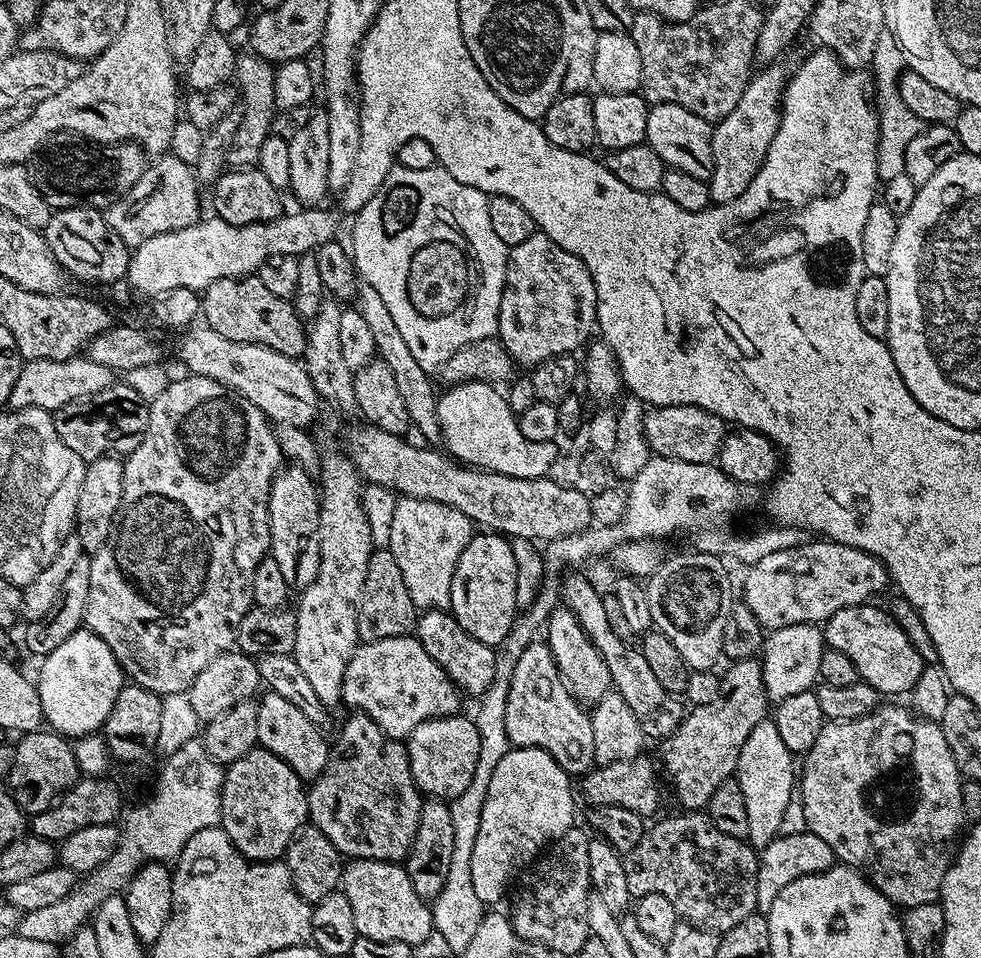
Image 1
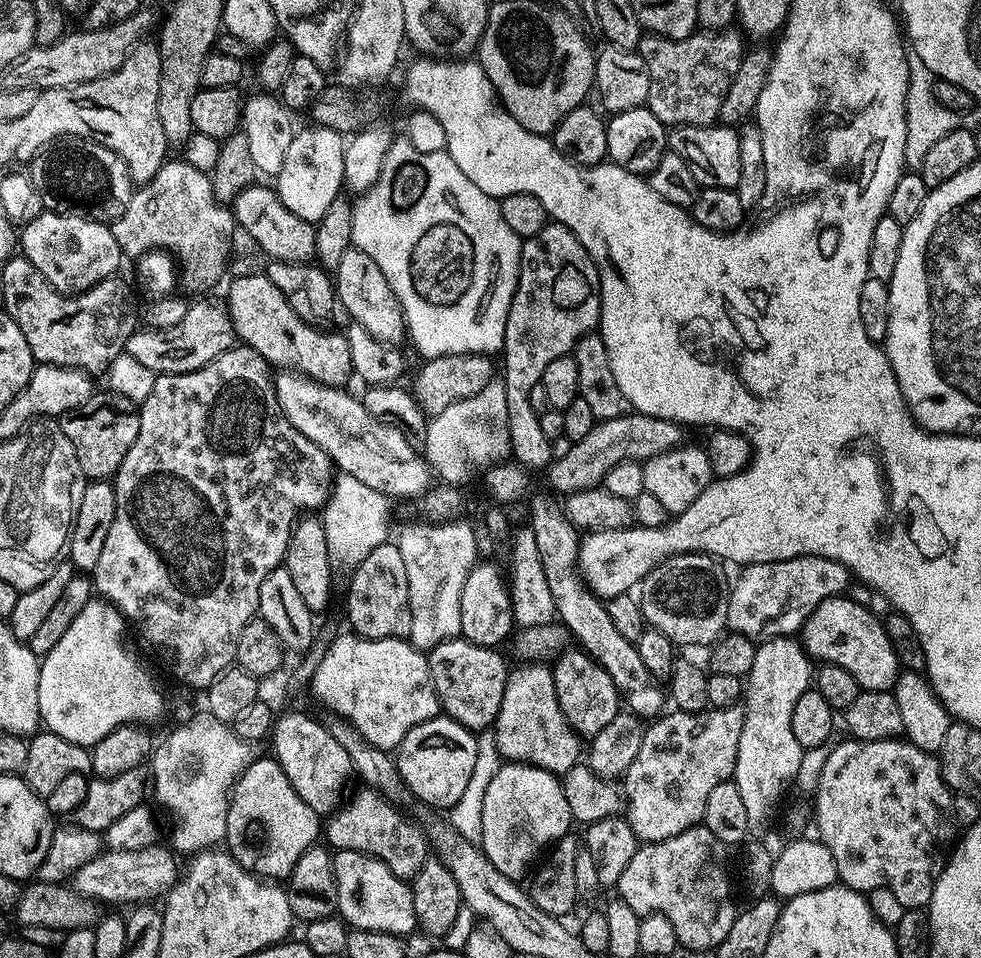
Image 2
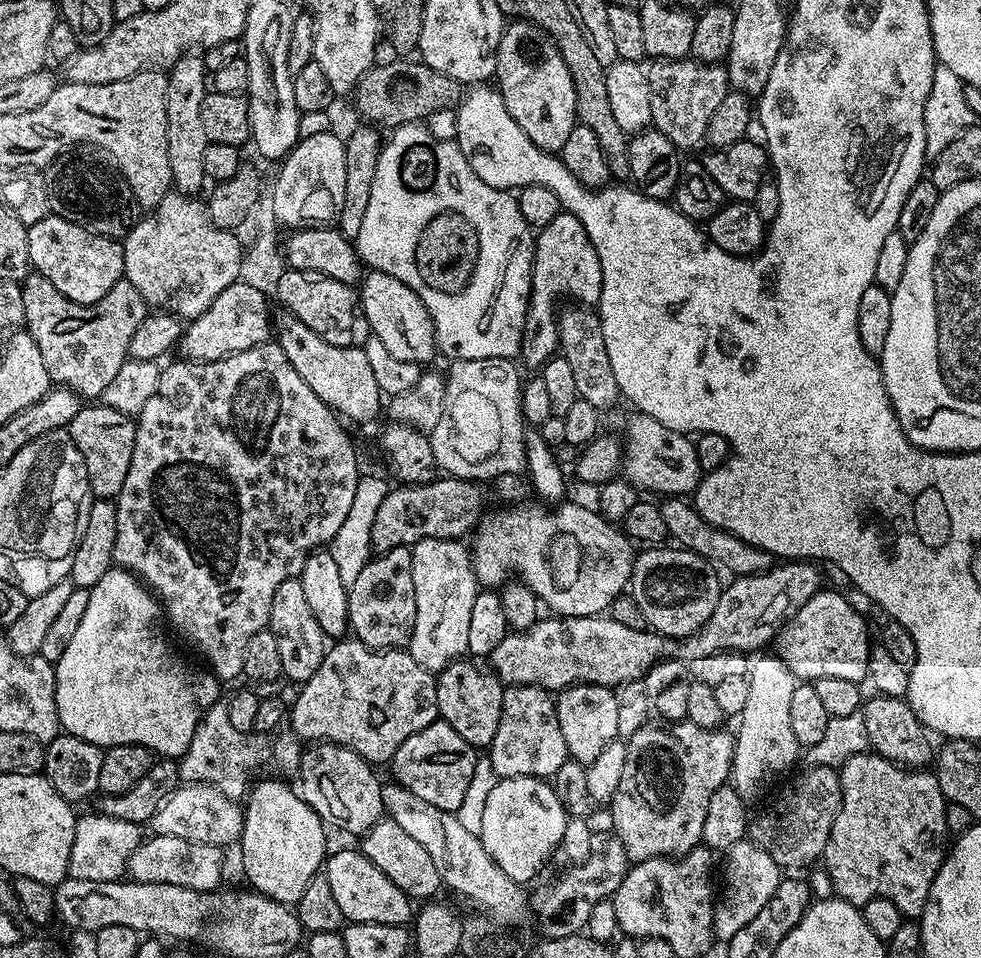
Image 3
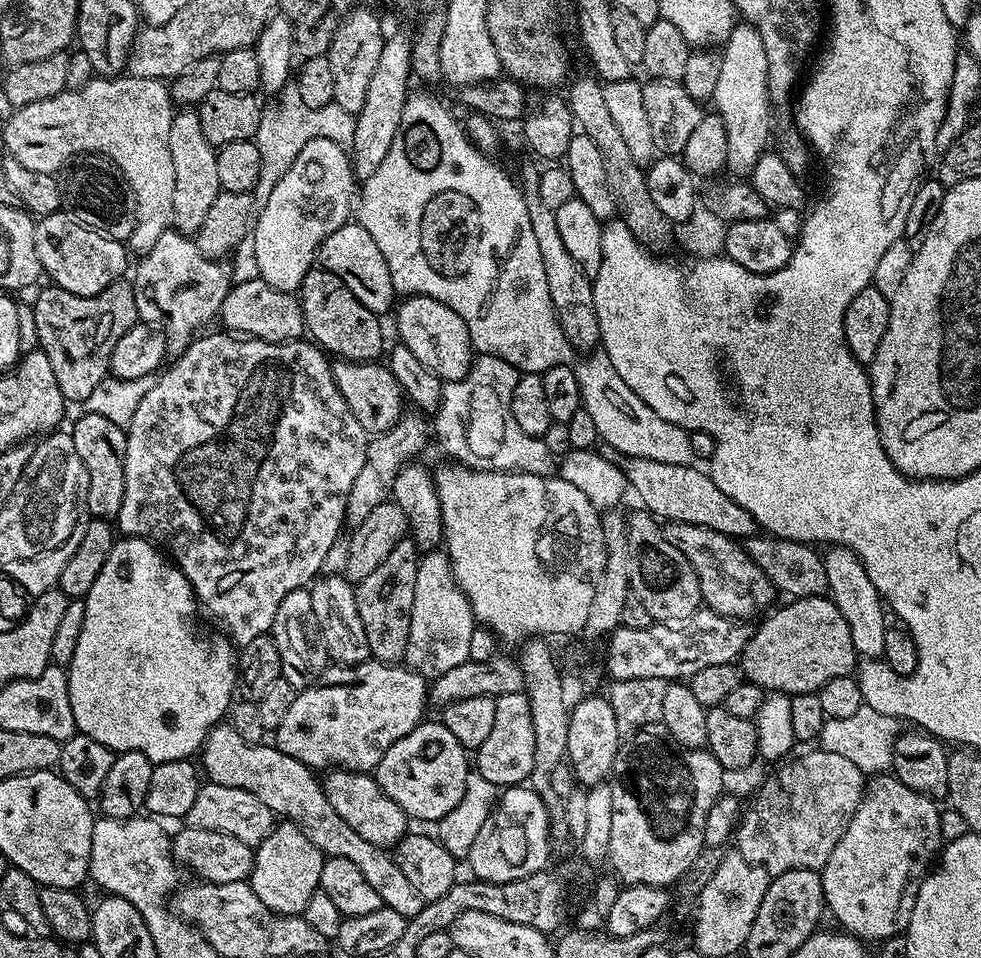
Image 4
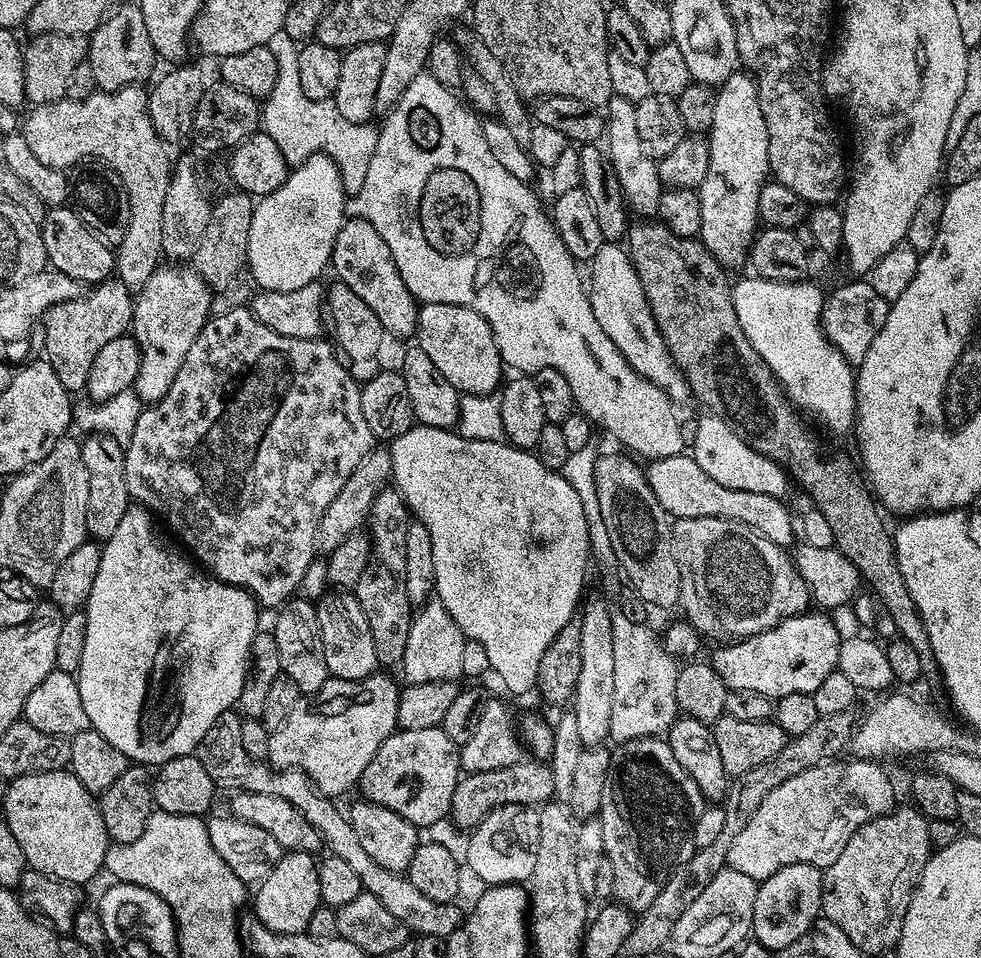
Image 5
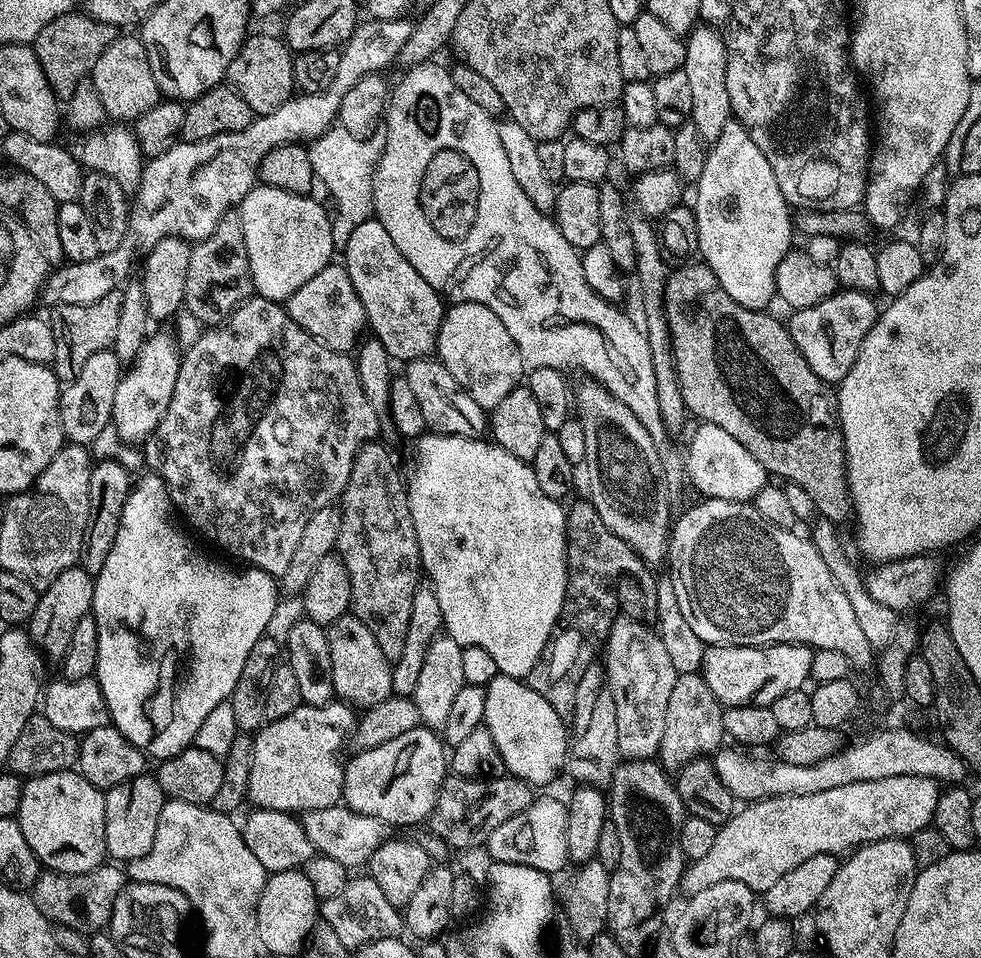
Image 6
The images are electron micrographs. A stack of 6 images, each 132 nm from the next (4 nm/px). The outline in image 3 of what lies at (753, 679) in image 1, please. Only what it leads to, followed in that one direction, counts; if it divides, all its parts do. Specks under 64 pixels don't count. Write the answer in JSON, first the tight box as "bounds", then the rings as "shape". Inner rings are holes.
{"bounds":[610,719,736,861],"shape":[[[688,719],[673,720],[671,722],[647,722],[641,726],[632,736],[627,737],[628,753],[626,754],[626,764],[622,766],[622,782],[618,782],[618,790],[614,794],[610,811],[612,811],[611,831],[616,833],[618,838],[622,838],[622,846],[626,846],[626,854],[629,861],[649,860],[655,856],[685,856],[690,849],[697,847],[702,841],[702,825],[706,823],[706,809],[710,802],[714,790],[722,786],[729,779],[732,771],[732,755],[736,749],[736,741],[731,731],[724,732],[720,728],[703,728],[694,726],[694,722]]]}

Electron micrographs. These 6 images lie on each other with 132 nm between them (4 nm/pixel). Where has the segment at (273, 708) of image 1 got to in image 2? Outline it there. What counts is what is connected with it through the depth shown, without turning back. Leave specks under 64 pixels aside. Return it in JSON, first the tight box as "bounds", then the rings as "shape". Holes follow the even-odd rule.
{"bounds":[270,712,353,814],"shape":[[[288,712],[272,725],[270,745],[274,751],[274,759],[282,766],[286,778],[290,778],[290,786],[298,790],[298,798],[310,806],[318,814],[331,814],[341,803],[340,791],[353,775],[350,754],[334,742],[332,735],[326,731],[319,719],[307,716],[304,712]]]}

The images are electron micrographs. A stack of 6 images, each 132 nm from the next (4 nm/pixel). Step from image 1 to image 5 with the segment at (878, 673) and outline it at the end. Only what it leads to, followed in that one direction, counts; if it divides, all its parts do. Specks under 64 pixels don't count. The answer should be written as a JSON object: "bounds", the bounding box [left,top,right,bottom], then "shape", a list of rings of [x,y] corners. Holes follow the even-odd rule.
{"bounds":[710,615,842,698],"shape":[[[812,615],[791,616],[756,636],[725,643],[710,657],[710,663],[734,692],[754,690],[754,694],[766,694],[773,698],[812,693],[822,686],[822,678],[826,678],[826,674],[837,671],[842,641],[842,633],[828,617],[831,615]]]}

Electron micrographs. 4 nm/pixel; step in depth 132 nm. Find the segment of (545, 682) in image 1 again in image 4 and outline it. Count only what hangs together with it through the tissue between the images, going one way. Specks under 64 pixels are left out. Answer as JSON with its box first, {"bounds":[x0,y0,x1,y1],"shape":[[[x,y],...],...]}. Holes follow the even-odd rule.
{"bounds":[474,691,534,786],"shape":[[[525,691],[502,694],[495,697],[495,702],[494,726],[491,727],[486,742],[482,742],[482,746],[475,749],[474,768],[482,774],[482,778],[487,778],[497,786],[520,786],[529,779],[531,770],[534,769],[534,727],[531,722],[530,702]]]}

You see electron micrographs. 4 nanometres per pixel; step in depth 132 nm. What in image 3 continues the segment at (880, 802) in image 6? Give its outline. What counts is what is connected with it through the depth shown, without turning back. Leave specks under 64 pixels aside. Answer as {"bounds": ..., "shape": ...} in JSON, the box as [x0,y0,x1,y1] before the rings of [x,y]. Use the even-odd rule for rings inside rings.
{"bounds":[750,766,844,870],"shape":[[[808,766],[805,769],[805,772],[798,773],[773,798],[772,805],[750,824],[751,841],[784,870],[800,868],[803,864],[812,866],[823,857],[830,830],[834,826],[834,818],[844,797],[840,773],[836,768]]]}

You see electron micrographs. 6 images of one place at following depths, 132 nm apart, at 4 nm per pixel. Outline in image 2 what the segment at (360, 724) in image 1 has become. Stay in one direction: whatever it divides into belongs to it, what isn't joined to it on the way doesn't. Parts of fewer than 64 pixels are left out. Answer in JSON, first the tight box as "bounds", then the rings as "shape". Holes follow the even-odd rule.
{"bounds":[326,787,430,882],"shape":[[[361,787],[361,792],[352,796],[352,801],[341,803],[326,820],[326,840],[333,849],[361,852],[380,860],[399,879],[405,882],[422,870],[422,862],[430,858],[424,832],[412,820],[407,820],[390,801],[383,791],[373,787]]]}

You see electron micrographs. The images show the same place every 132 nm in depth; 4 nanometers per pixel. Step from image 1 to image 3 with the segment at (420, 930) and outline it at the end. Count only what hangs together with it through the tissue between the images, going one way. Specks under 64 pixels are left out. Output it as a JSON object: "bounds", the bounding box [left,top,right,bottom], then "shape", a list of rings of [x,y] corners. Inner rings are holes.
{"bounds":[322,847,414,925],"shape":[[[355,847],[352,848],[344,848],[341,852],[333,851],[325,859],[322,869],[326,882],[330,882],[330,891],[334,893],[334,898],[338,901],[338,907],[342,910],[345,921],[354,924],[358,922],[382,922],[383,924],[407,925],[414,916],[413,901],[405,892],[398,890],[398,886],[394,886],[394,882],[390,882],[390,878],[386,878],[386,874],[382,874],[382,870],[378,870],[378,866],[374,866],[374,862],[370,862],[370,858],[366,858],[364,853]]]}

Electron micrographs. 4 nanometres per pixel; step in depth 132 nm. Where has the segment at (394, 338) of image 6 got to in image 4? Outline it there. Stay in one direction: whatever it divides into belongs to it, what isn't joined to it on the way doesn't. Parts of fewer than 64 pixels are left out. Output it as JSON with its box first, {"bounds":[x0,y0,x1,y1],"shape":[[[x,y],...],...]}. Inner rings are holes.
{"bounds":[318,222,398,314],"shape":[[[358,222],[343,224],[338,230],[330,233],[320,243],[318,253],[319,267],[334,274],[366,310],[377,314],[391,313],[394,308],[392,295],[398,292],[395,283],[390,278],[390,266],[386,266],[386,258],[382,258],[382,250],[378,250],[378,242],[370,238],[370,233]]]}

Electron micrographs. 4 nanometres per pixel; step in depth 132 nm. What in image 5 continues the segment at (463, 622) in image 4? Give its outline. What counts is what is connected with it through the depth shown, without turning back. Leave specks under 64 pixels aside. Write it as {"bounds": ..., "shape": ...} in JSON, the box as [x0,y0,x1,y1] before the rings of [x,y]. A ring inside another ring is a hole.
{"bounds":[402,598,465,684],"shape":[[[439,598],[429,599],[415,613],[410,626],[410,634],[406,638],[406,654],[402,661],[405,681],[408,684],[434,684],[443,680],[459,681],[464,676],[462,670],[462,648],[465,634],[450,618],[446,606],[442,606]]]}

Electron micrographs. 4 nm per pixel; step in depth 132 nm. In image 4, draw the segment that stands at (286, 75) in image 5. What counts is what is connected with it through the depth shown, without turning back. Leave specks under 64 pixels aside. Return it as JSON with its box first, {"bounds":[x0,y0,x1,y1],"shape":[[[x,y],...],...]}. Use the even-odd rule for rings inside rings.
{"bounds":[252,90,355,212],"shape":[[[294,90],[287,92],[288,94],[275,109],[265,109],[261,113],[258,130],[254,137],[258,146],[259,174],[258,182],[252,191],[252,207],[258,212],[265,208],[274,186],[281,180],[282,175],[286,174],[286,170],[293,165],[294,159],[301,153],[306,142],[322,137],[345,150],[349,149],[353,142],[355,117],[338,106],[335,101],[326,106],[312,108],[306,106]]]}

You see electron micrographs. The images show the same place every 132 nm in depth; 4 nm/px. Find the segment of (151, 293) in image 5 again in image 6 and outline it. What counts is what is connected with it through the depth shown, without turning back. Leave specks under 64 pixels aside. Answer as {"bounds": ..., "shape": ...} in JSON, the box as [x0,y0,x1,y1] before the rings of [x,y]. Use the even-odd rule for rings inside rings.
{"bounds":[111,331,182,446],"shape":[[[153,331],[142,350],[138,350],[138,358],[134,358],[121,375],[118,390],[114,390],[111,425],[128,445],[140,446],[147,441],[162,422],[166,406],[170,406],[170,398],[174,398],[174,382],[178,382],[182,352],[177,341],[169,333],[168,336],[164,332]]]}

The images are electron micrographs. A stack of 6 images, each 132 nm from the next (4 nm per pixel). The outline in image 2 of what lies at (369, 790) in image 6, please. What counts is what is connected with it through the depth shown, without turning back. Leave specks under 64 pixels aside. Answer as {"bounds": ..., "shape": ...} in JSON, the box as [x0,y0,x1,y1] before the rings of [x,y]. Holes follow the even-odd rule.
{"bounds":[394,714,476,810],"shape":[[[441,714],[411,728],[394,759],[403,787],[408,787],[422,803],[429,804],[432,808],[451,810],[470,783],[475,757],[476,736],[457,720]]]}

